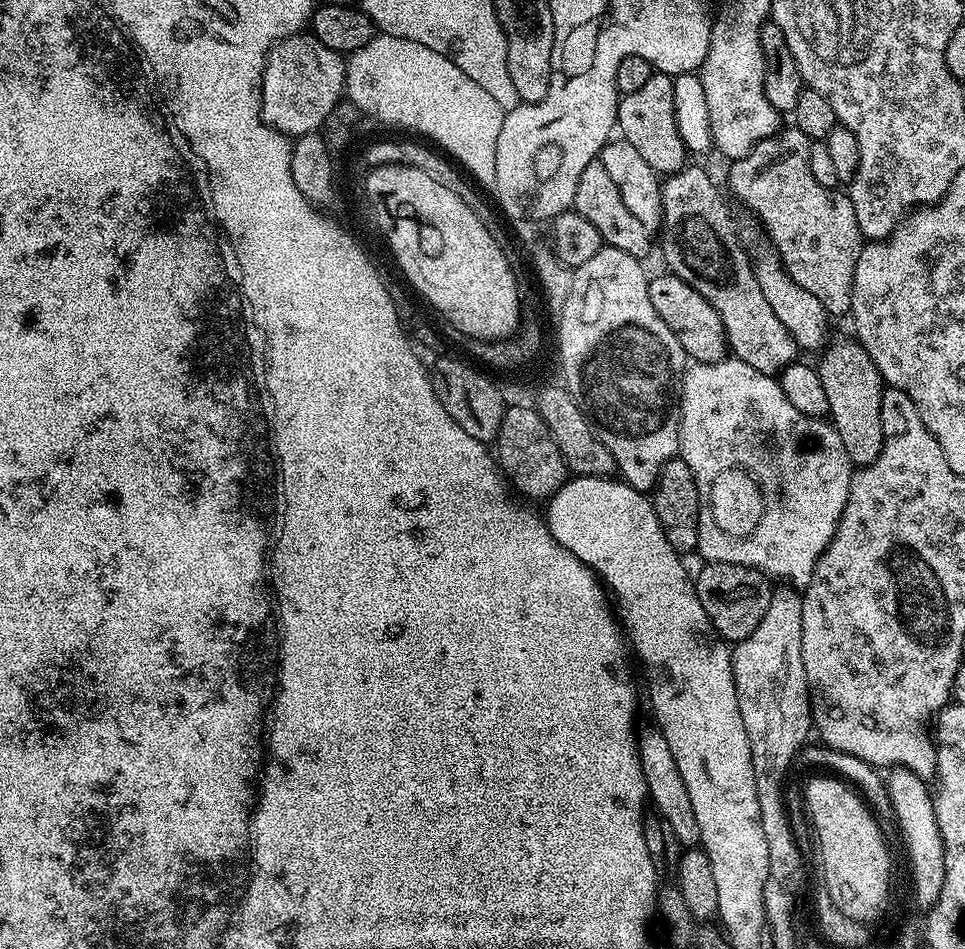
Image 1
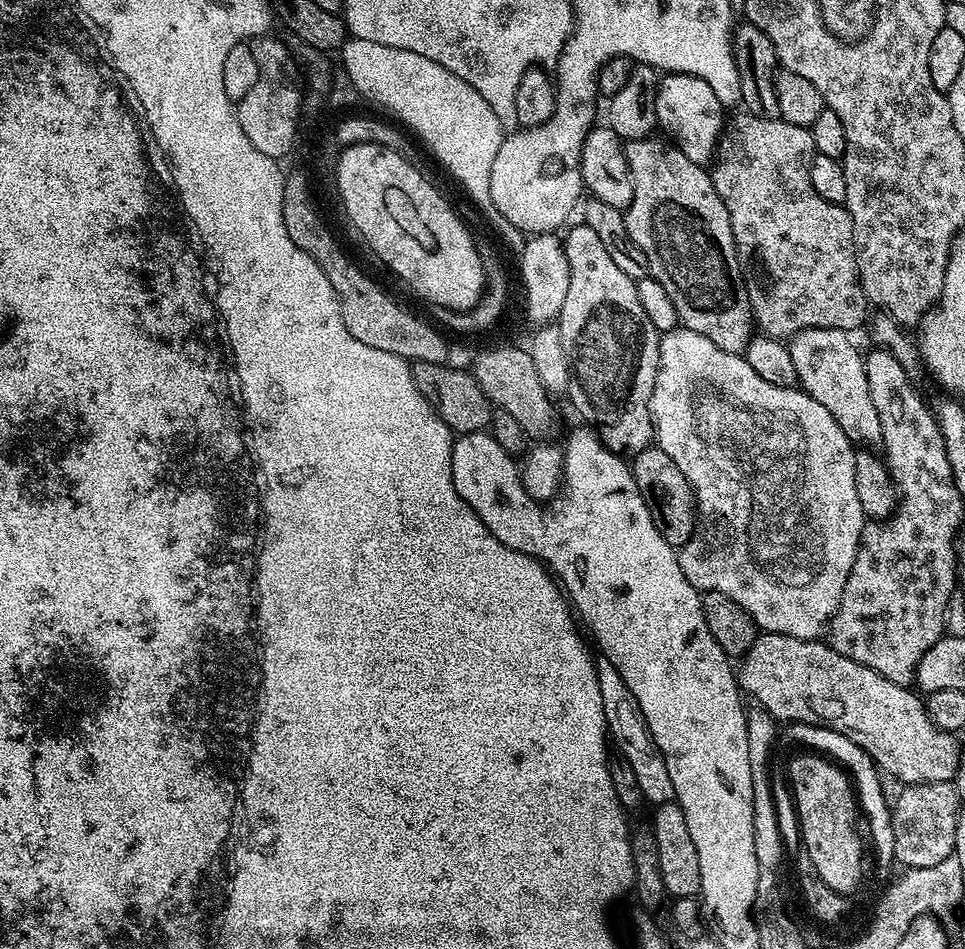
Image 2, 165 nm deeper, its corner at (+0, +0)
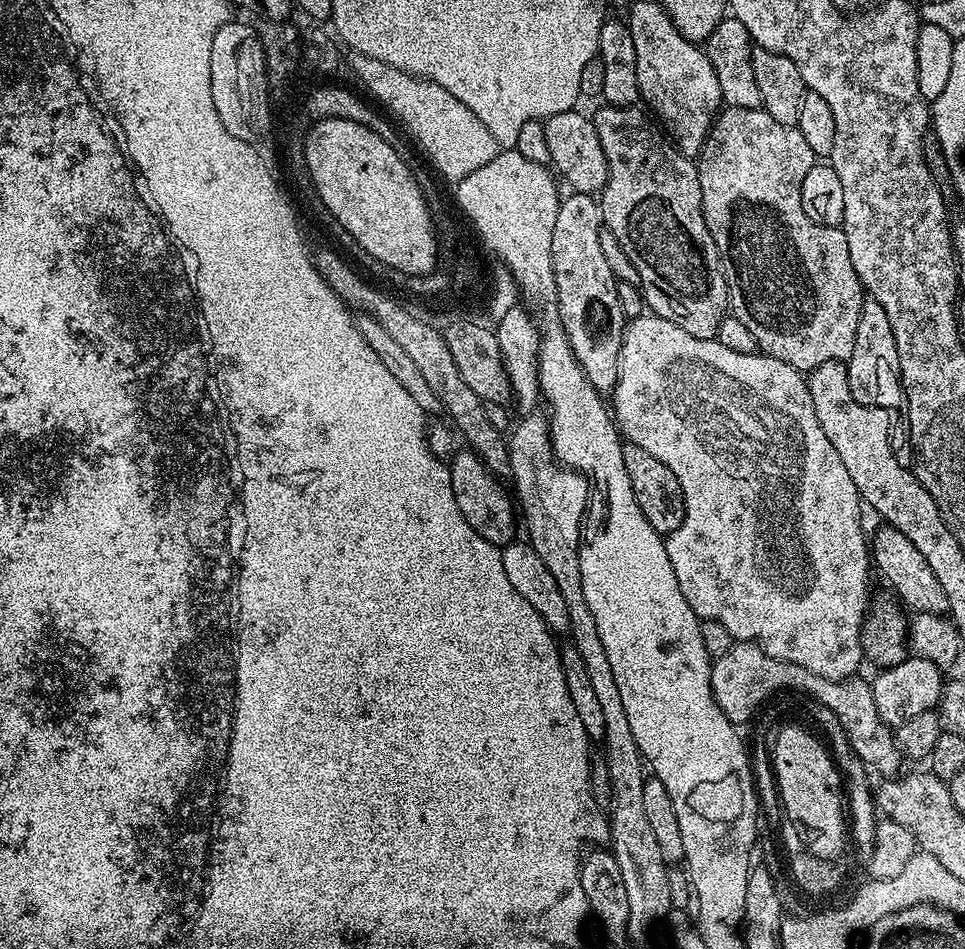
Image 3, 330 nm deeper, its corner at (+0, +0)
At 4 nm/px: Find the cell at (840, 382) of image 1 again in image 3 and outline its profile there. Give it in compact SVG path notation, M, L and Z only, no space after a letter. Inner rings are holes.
M880 526L873 536L871 533L870 560L875 571L877 568L884 575L885 582L893 588L891 591L894 593L895 599L905 609L911 610L913 613L925 612L939 616L948 612L946 590L942 590L938 578L934 578L934 570L930 570L926 558L922 558L922 553L914 547L914 542L910 542L910 538L906 538L906 534L902 534L902 530Z

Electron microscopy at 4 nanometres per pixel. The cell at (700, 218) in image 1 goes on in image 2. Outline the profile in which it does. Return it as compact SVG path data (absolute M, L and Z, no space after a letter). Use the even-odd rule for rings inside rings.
M650 135L641 140L627 141L627 143L624 144L624 154L628 159L628 173L632 179L632 201L628 203L627 208L623 209L624 225L628 231L628 237L640 247L642 254L646 254L648 275L654 277L658 282L658 286L662 286L662 290L666 290L666 294L670 298L670 302L676 311L677 321L679 321L683 327L694 330L698 334L705 336L710 342L714 342L714 346L718 346L718 350L742 354L746 350L748 343L752 341L754 335L754 321L752 318L752 307L750 306L748 295L746 294L744 279L740 273L740 263L736 257L734 234L730 230L728 211L722 202L722 198L718 194L718 190L714 190L714 182L712 181L709 169L705 167L705 165L695 164L690 161L677 147L670 146L667 139L656 139L657 137L655 135Z

